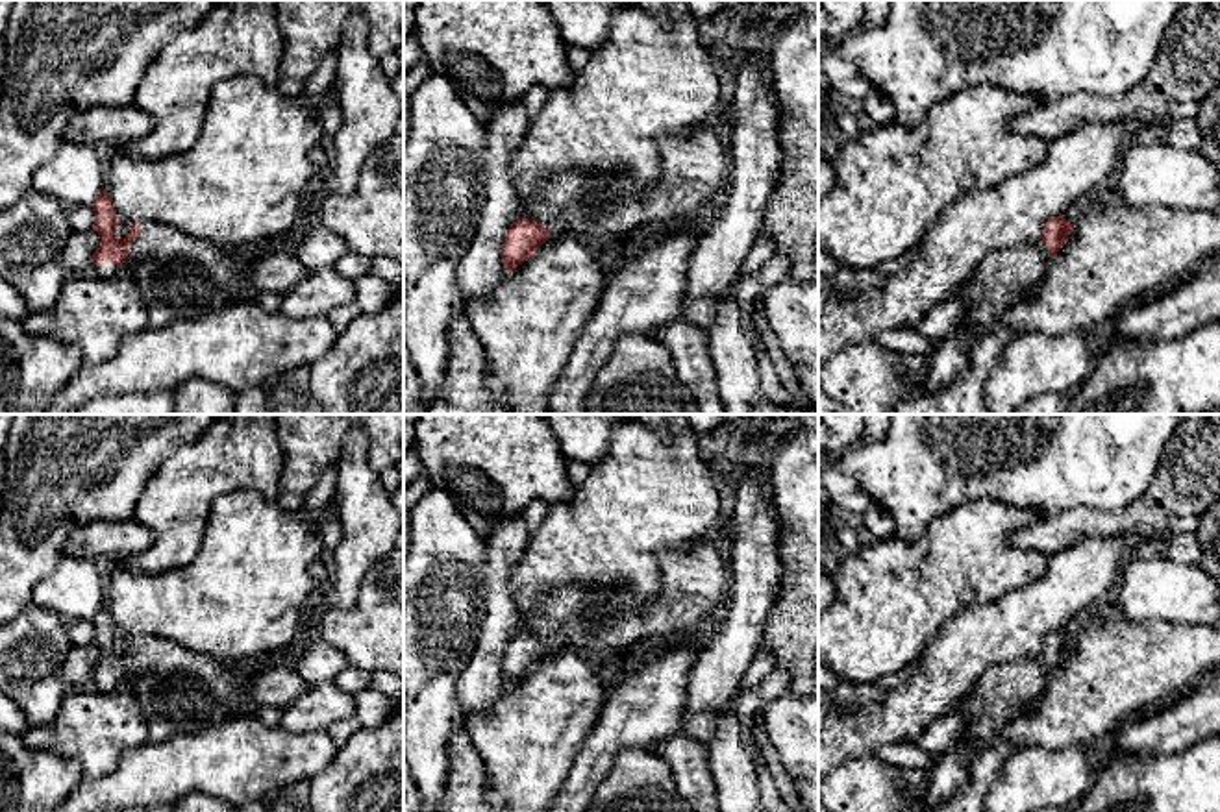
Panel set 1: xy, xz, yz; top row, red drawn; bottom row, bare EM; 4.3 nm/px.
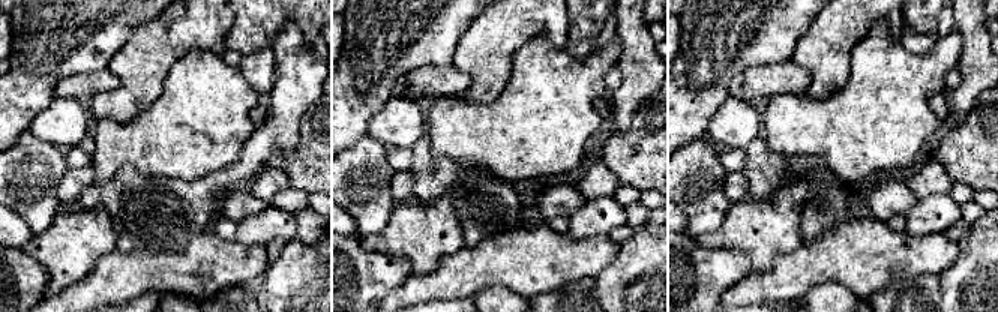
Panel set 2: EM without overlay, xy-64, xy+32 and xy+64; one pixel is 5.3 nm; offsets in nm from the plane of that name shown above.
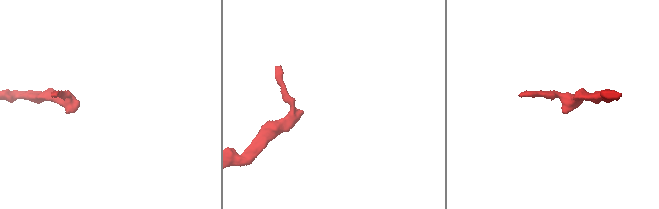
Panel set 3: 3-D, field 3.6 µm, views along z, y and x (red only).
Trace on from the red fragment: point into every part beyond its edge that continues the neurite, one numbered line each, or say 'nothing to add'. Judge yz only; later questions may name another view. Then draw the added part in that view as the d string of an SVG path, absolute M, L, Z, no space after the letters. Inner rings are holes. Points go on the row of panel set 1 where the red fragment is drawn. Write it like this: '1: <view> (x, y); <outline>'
1: yz (1006, 276); M1044 240L989 253L957 292L968 314L953 337L974 338L966 366L939 392L926 387L927 375L922 381L905 375L905 394L896 400L890 414L990 414L983 383L1015 337L1003 324L1005 314L1042 283L1048 261Z

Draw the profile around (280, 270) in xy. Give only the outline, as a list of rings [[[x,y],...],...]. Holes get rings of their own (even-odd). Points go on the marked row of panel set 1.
[[[278,250],[255,259],[246,268],[252,292],[268,290],[285,294],[298,281],[309,276],[309,270],[294,257],[294,253]]]

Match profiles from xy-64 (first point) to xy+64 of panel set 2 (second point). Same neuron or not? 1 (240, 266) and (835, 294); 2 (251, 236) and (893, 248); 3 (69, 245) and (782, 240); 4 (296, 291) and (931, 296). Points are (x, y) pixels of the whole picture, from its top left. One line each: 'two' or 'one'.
1: two
2: two
3: one
4: two

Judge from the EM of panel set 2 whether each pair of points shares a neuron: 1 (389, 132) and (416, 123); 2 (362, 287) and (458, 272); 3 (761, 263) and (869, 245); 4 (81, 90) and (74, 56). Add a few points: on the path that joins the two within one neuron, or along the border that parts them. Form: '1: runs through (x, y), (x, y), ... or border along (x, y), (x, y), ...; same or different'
1: runs through (395, 126), (410, 123); same
2: border along (411, 275), (384, 296); different
3: border along (803, 242), (781, 254), (769, 269), (752, 272); different
4: border along (107, 66), (63, 77), (56, 84), (54, 95); different

